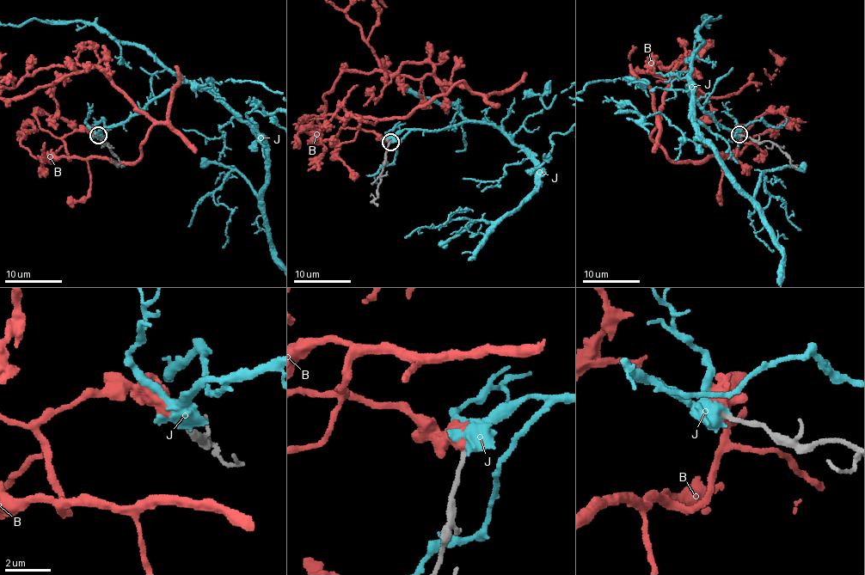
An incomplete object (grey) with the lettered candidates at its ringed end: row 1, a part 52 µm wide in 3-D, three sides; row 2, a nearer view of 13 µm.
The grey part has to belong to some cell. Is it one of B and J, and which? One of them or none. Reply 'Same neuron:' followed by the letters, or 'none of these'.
Same neuron: J

